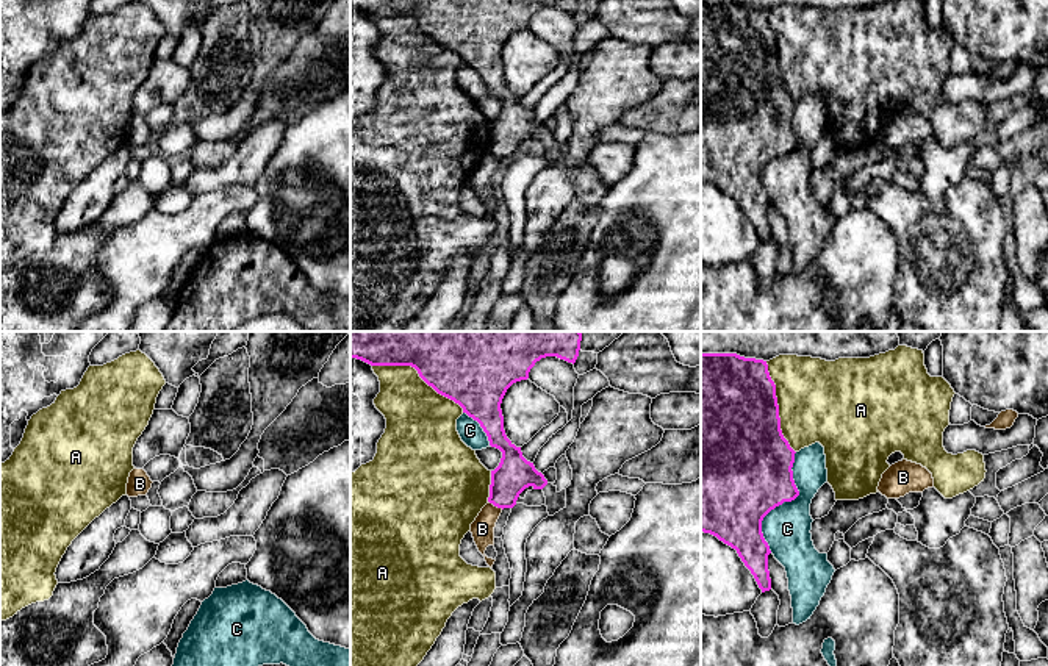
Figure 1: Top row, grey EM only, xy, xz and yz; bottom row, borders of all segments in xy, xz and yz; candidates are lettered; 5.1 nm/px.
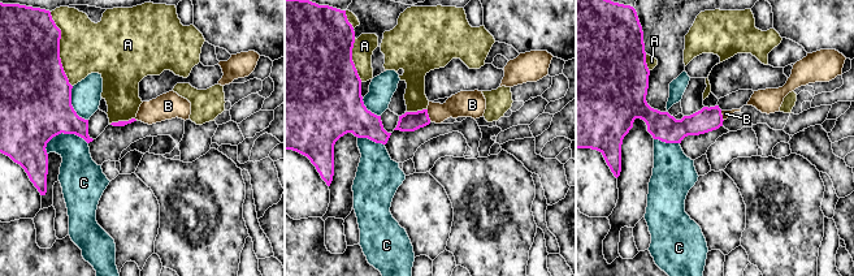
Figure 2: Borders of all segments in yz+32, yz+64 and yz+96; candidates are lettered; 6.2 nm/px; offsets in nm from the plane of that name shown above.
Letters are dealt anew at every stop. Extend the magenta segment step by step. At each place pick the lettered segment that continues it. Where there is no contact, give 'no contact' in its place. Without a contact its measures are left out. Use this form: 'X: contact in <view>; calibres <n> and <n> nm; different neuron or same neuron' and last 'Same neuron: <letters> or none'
A: contact in xz; calibres 500 and 340 nm; different neuron
B: contact in xz; calibres 190 and 120 nm; different neuron
C: contact in yz; calibres 480 and 240 nm; different neuron
Same neuron: none

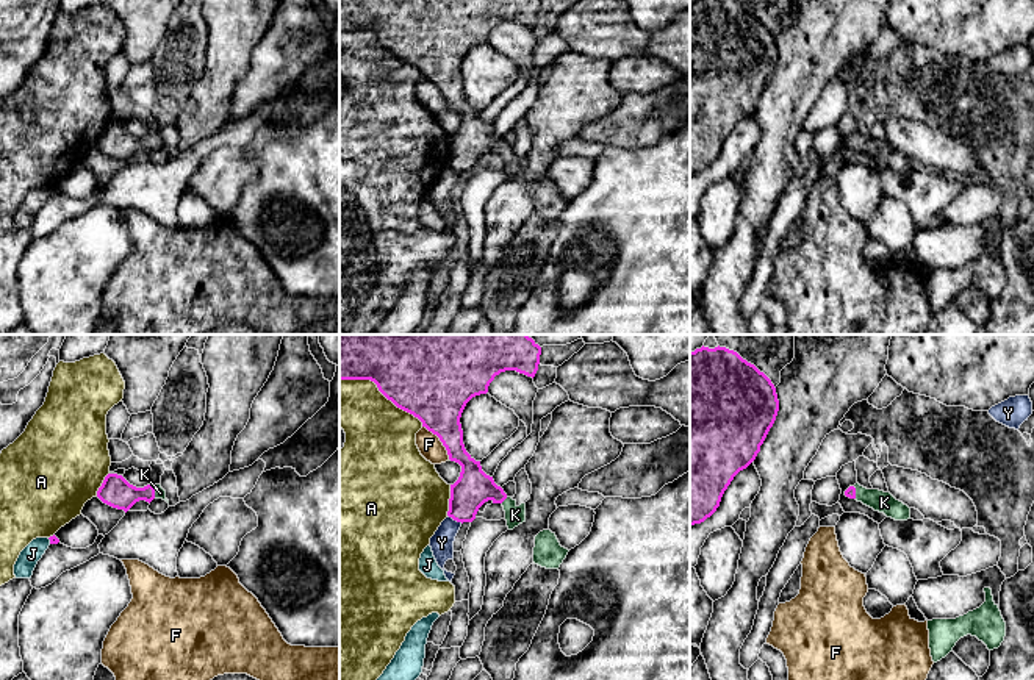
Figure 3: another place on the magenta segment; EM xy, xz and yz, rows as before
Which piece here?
A: contact in xz; calibres 500 and 360 nm; different neuron
F: contact in xz; calibres 340 and 120 nm; different neuron
J: contact in xy; calibres 50 and 100 nm; different neuron
K: contact in xy; calibres 160 and 60 nm; same neuron
Y: contact in xz; calibres 190 and 120 nm; different neuron
Same neuron: K

